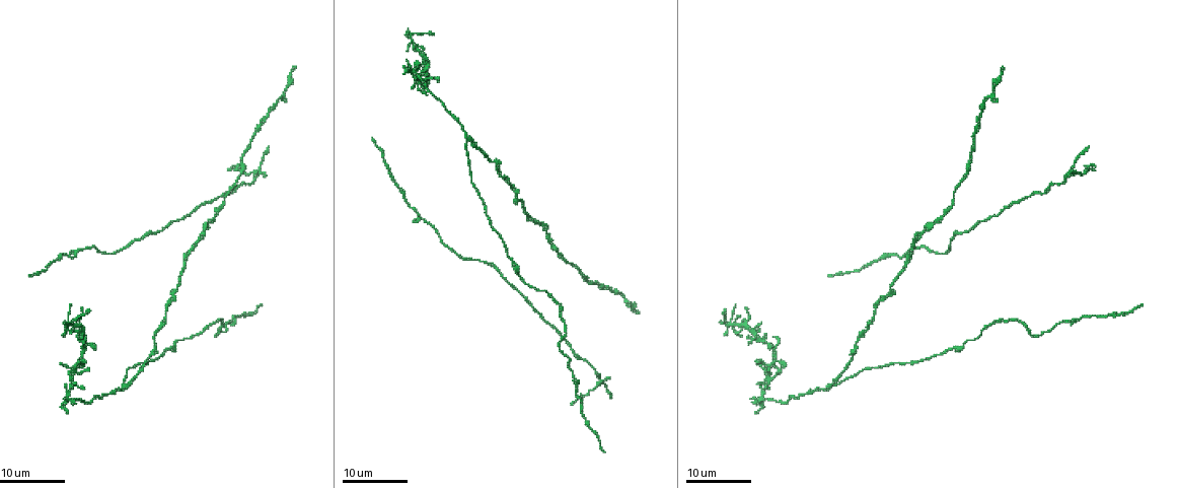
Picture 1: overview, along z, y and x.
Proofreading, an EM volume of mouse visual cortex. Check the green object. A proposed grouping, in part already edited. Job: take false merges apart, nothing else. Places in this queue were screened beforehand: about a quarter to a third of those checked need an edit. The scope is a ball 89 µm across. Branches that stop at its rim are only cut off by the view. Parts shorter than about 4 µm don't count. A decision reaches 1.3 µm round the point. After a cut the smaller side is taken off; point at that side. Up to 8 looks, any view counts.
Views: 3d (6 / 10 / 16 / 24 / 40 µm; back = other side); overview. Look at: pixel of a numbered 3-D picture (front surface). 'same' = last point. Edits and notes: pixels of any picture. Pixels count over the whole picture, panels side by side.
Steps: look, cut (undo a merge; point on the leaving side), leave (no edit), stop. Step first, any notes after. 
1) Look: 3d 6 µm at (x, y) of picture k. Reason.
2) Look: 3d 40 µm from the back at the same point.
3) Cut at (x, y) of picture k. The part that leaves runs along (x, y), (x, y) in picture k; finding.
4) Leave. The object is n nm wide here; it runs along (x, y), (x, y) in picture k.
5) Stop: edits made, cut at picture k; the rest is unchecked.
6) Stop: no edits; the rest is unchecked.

Look: 3d 24 µm at (176, 346) of picture 1. Thick turns thin.

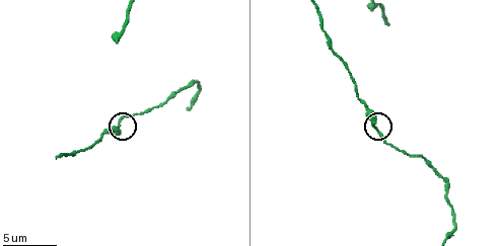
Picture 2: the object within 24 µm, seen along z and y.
Look: 3d 10 µm at (118, 126) of picture 2. Closer look.

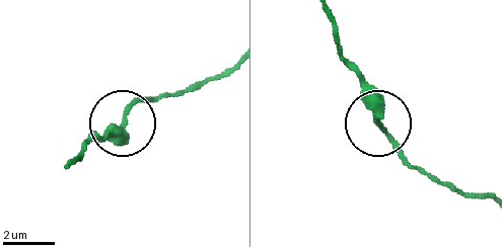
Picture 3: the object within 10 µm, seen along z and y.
Leave. Continuous, no second cell.

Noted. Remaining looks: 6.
Look: 3d 16 µm at (527, 298) of picture 1.

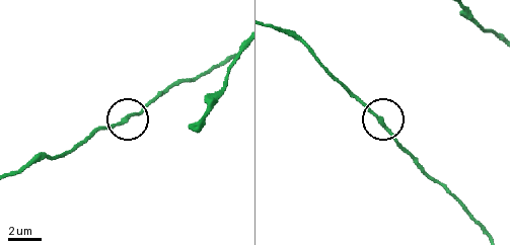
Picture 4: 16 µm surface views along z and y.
Look: 3d 10 µm at (381, 119) of picture 4. Zoom in.

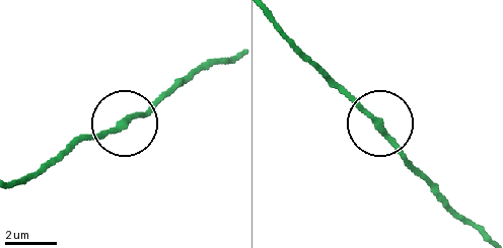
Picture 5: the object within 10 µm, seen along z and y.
Leave. One cell here.

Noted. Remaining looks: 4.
Look: 3d 24 µm at (466, 144) of picture 1. Two arms in line, one across.

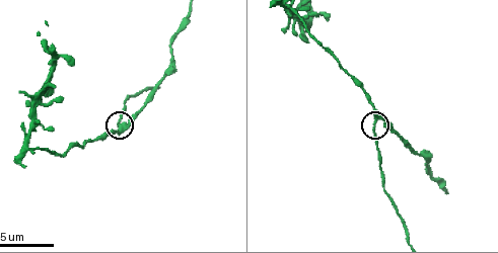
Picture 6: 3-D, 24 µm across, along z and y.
Look: 3d 10 µm at (376, 123) of picture 6. Zoom in.

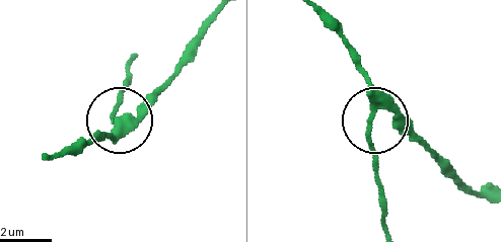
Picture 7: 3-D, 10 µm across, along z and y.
Look: 3d 6 µm at (371, 114) of picture 7.

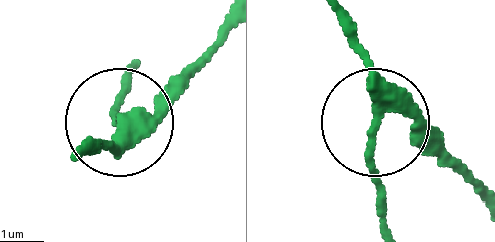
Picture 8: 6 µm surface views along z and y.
Cut at (160, 97) of picture 8. The object is 300 nm wide here; the part that leaves runs along (123, 133), (228, 24) in picture 8; two cells meet here.

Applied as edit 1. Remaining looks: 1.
Stop: edits made, cut at picture 8; the rest is unchecked.

